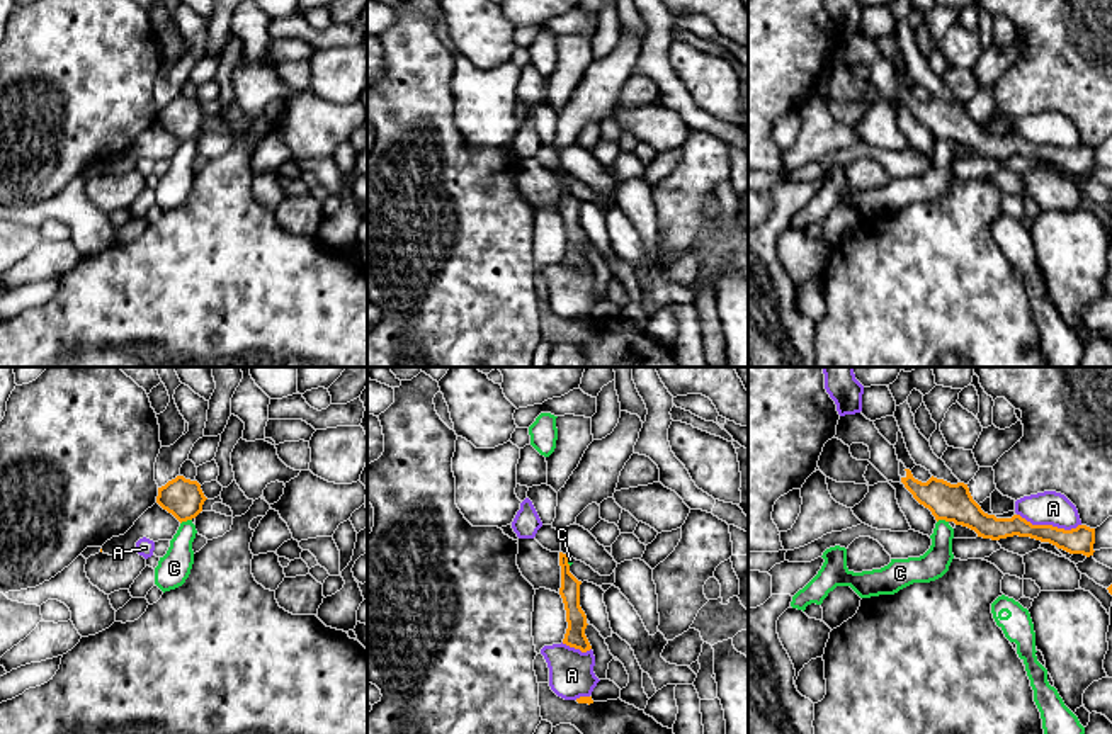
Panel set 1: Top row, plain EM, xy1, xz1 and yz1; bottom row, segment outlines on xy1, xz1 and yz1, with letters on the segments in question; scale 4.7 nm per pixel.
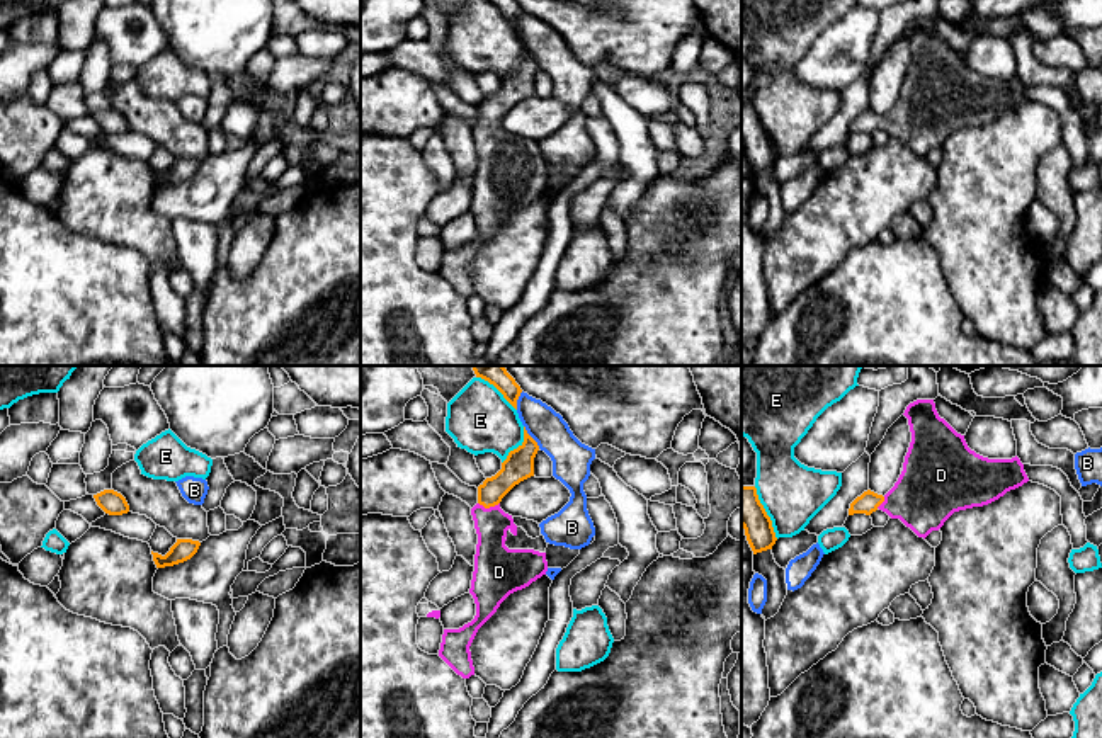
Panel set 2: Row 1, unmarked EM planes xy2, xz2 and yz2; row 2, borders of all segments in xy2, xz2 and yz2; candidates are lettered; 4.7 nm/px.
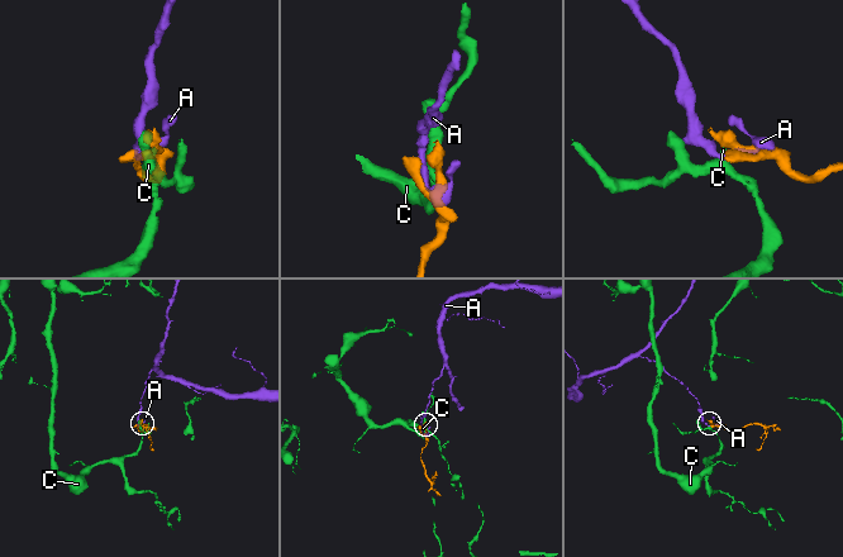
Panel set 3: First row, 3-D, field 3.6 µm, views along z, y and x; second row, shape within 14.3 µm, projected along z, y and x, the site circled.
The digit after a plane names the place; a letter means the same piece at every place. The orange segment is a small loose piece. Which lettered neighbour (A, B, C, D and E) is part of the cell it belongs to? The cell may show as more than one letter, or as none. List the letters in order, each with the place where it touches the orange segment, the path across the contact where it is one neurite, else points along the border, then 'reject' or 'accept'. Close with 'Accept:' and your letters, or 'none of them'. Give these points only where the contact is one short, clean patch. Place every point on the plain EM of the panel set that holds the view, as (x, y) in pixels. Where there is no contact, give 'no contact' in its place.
A: contact yz1 (1049, 145); reject
B: contact xz2 (531, 56); reject
C: contact xy1 (186, 140); border xy1 (191, 138), (181, 143); reject
D: contact xz2 (488, 126); way xz2 (519, 84), (490, 113), (488, 126), (494, 179); accept
E: contact xz2 (519, 65); reject
Accept: D

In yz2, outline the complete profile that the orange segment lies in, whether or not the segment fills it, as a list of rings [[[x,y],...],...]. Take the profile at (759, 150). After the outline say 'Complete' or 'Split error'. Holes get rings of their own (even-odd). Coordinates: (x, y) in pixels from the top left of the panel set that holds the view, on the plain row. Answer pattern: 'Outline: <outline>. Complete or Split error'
Outline: [[[741,105],[741,146],[753,173],[772,168],[777,160],[755,105]]]. Complete

